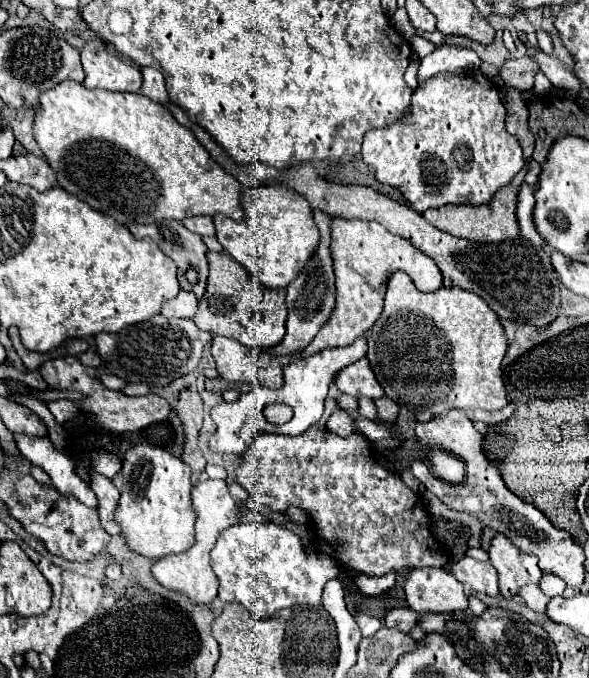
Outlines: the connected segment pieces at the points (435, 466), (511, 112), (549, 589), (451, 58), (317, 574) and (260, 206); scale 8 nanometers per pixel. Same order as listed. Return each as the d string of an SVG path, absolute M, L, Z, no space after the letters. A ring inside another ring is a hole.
M430 450L428 462L430 462L430 470L438 478L442 478L446 482L452 482L452 484L454 482L456 484L462 482L462 478L464 478L464 464L458 458L454 458L454 456L450 456L450 454L442 452L442 450Z
M506 88L504 96L506 96L506 110L508 110L506 130L520 142L522 152L524 152L524 162L528 162L534 150L534 136L528 130L528 110L524 106L520 90Z
M544 574L540 580L540 588L546 596L562 596L566 590L566 584L562 580L558 580L554 574Z
M438 46L432 54L422 58L420 68L418 68L418 84L424 84L426 80L434 78L436 74L446 74L454 72L458 68L468 68L480 66L480 58L476 52L468 48L454 48L454 46Z
M242 522L226 528L210 556L218 576L218 598L224 604L240 602L258 618L270 618L274 612L296 604L320 606L324 584L340 572L336 560L322 552L306 554L294 532L272 522Z
M258 186L242 192L242 206L246 218L240 222L230 220L224 214L212 216L216 240L266 288L286 288L318 246L318 228L314 226L310 204L284 186Z

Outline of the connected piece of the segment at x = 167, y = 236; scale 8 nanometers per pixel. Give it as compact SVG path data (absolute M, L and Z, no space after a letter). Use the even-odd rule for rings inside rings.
M166 220L166 222L154 222L154 224L130 224L128 226L130 232L136 236L136 238L152 238L160 250L172 258L176 262L176 268L178 268L178 282L180 282L180 288L186 290L186 292L194 292L198 298L202 298L204 290L206 290L206 278L208 278L208 262L206 262L206 252L208 248L204 246L202 238L190 230L186 230L180 222L176 220Z

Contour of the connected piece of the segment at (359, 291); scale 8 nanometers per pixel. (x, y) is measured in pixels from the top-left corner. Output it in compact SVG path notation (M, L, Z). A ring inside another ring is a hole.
M344 218L332 220L332 258L336 272L336 308L330 320L320 328L314 340L302 352L314 354L332 346L350 346L358 336L362 336L376 318L382 314L382 302L386 294L388 276L396 270L406 272L420 292L434 292L442 288L442 274L434 260L420 252L408 240L388 232L378 222L350 222Z

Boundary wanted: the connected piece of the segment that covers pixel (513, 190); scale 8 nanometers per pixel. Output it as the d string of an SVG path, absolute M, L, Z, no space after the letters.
M508 184L494 194L490 204L482 206L444 206L436 210L426 210L424 218L436 226L438 230L450 232L452 236L460 236L472 242L502 242L508 238L516 238L520 234L518 218L516 218L516 202L518 202L520 186Z

